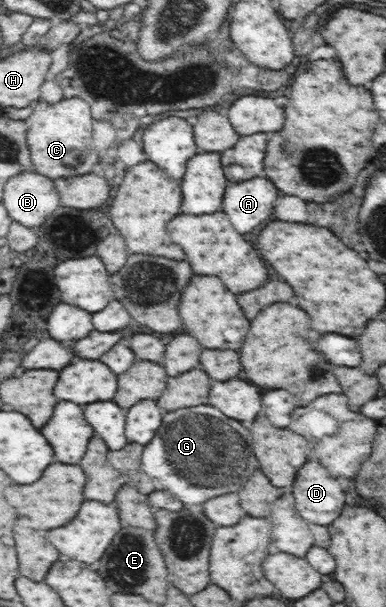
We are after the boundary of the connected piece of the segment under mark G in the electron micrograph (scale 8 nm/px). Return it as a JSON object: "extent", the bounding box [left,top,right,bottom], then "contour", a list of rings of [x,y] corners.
{"extent":[141,403,258,506],"contour":[[[208,403],[166,413],[162,426],[142,453],[141,467],[151,479],[154,489],[168,491],[186,506],[202,505],[218,495],[234,494],[258,468],[251,450],[254,442],[247,427],[231,423],[220,409]]]}

